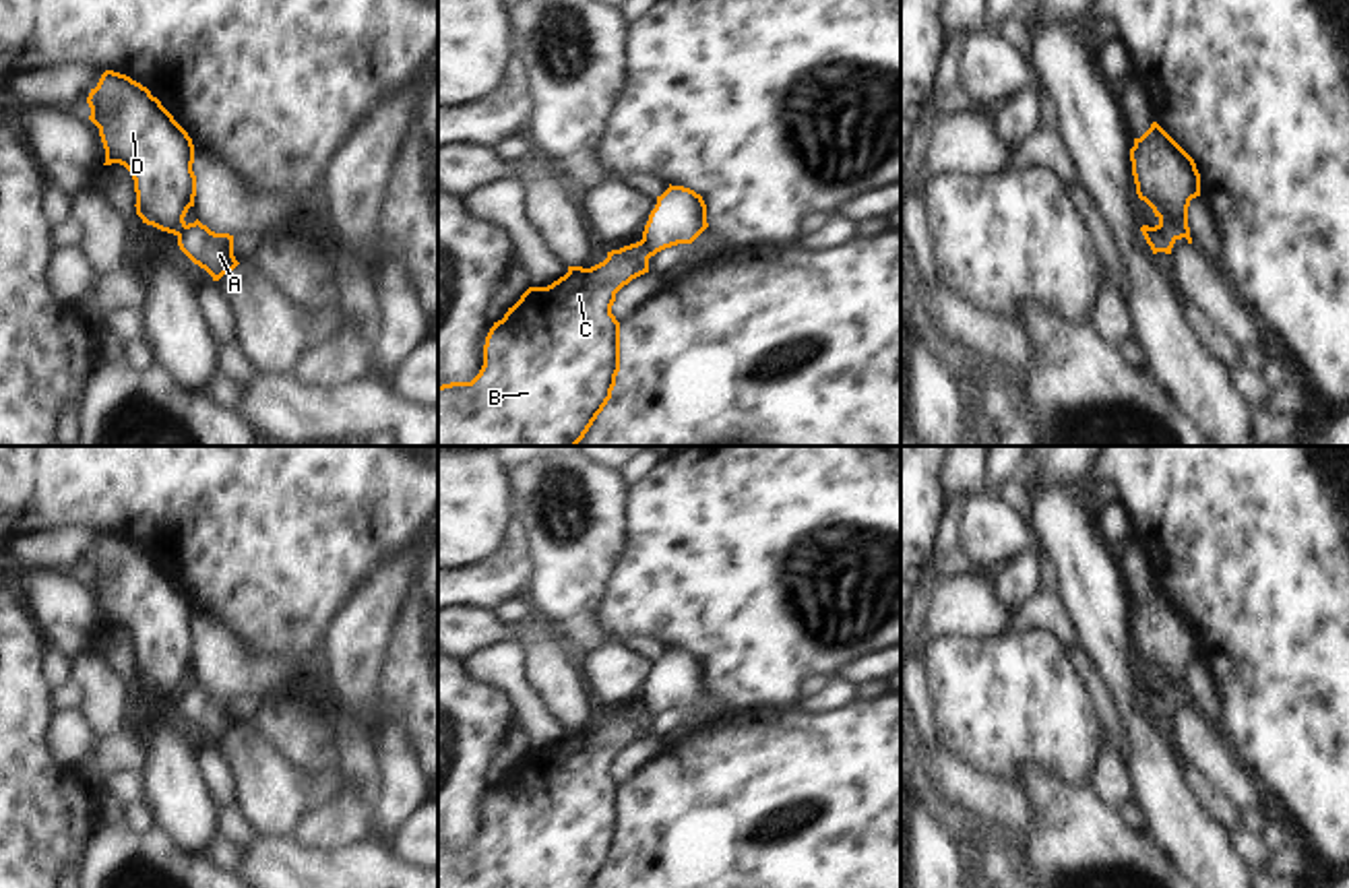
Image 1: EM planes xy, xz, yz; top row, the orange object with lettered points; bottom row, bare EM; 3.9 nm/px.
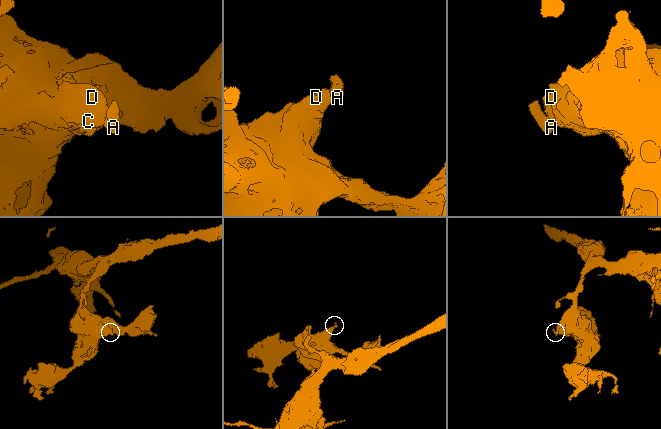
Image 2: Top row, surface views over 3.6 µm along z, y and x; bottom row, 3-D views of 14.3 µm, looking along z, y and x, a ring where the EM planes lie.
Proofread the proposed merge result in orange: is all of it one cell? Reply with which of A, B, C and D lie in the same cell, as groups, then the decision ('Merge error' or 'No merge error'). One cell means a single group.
Groups: A / B C D. Merge error

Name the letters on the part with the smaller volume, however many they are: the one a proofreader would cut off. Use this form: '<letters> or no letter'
A

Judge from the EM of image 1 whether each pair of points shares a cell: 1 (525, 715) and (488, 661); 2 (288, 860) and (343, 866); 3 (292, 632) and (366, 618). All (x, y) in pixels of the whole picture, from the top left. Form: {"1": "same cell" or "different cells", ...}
{"1": "same cell", "2": "same cell", "3": "different cells"}

